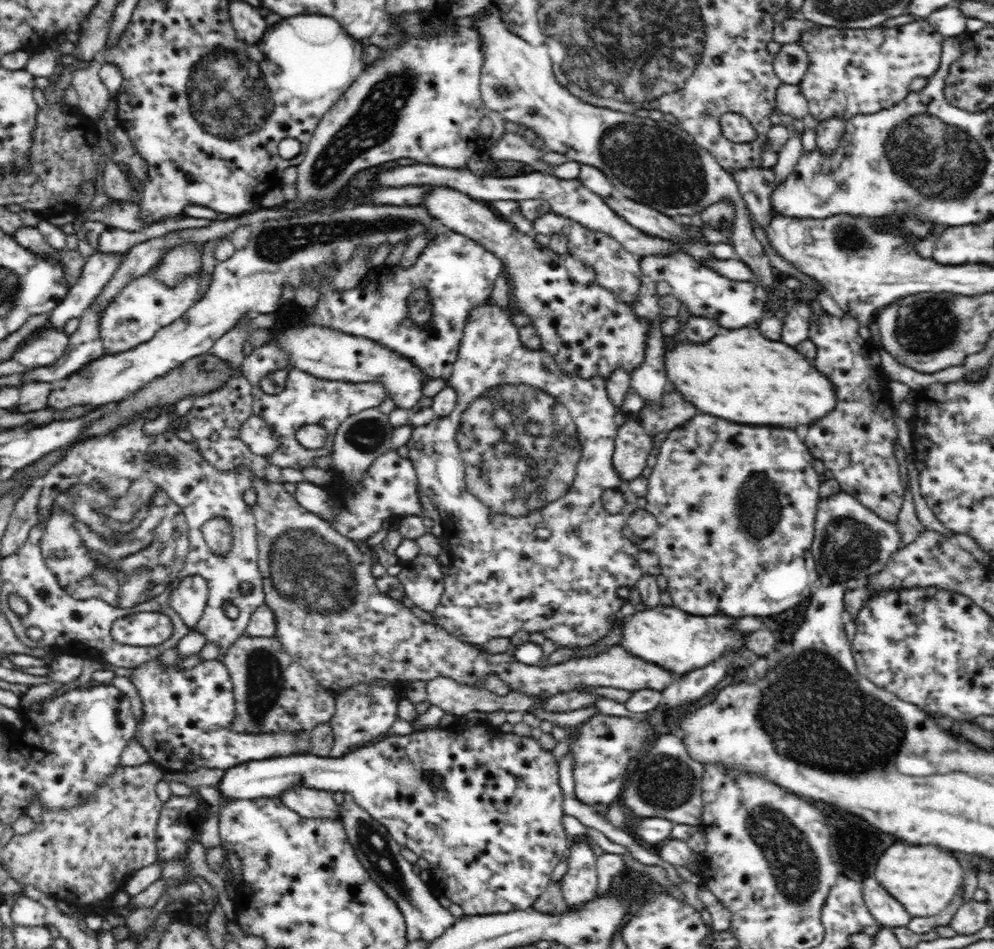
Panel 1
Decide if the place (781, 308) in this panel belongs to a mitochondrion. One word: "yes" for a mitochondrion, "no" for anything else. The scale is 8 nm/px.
no

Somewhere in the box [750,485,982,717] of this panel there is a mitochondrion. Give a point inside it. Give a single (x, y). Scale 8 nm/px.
(848, 546)

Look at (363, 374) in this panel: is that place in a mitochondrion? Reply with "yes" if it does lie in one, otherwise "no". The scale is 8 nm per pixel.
no

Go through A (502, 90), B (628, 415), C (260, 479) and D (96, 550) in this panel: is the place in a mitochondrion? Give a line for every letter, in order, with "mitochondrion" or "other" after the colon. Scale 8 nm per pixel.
A: mitochondrion
B: other
C: other
D: mitochondrion

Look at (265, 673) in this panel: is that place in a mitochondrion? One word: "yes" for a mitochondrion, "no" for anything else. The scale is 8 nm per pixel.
yes

